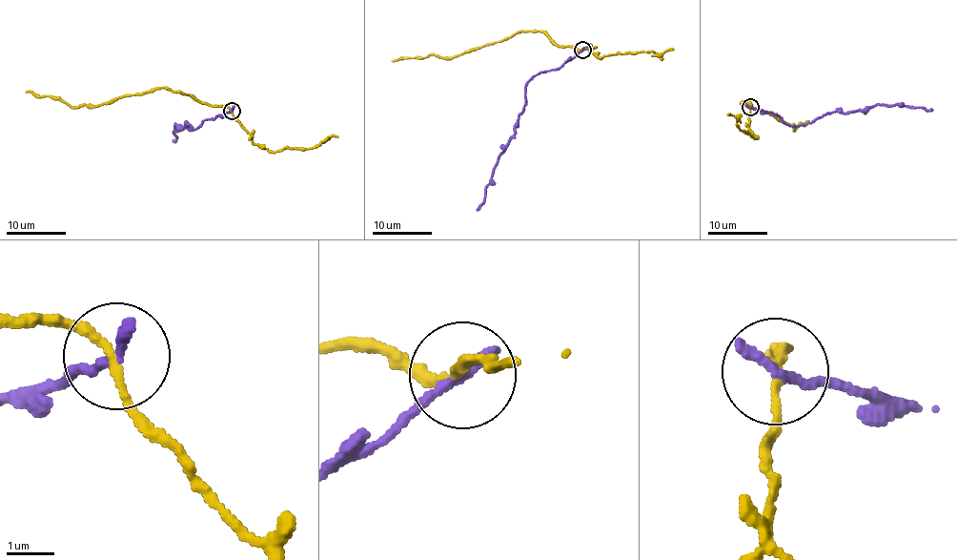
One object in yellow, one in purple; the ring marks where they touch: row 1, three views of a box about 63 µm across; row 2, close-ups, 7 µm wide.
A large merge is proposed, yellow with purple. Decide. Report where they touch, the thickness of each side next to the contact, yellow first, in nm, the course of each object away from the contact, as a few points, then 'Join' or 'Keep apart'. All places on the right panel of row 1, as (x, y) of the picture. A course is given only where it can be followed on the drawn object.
Place: (750, 107). Thickness 140 nm (yellow) against 240 nm. Course of yellow: (750, 107), (794, 126), (795, 131), (801, 123), (805, 126), (809, 122). Course of purple: (750, 107), (772, 112), (788, 126), (810, 123), (832, 112), (865, 112), (877, 104), (932, 109). Keep apart

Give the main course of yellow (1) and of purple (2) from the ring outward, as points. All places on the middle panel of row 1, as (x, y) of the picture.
1: (582, 51), (557, 46), (542, 31), (532, 31), (518, 31), (458, 55), (392, 61)
2: (582, 51), (561, 66), (534, 74), (528, 81), (516, 133), (486, 186), (484, 202), (477, 210)

